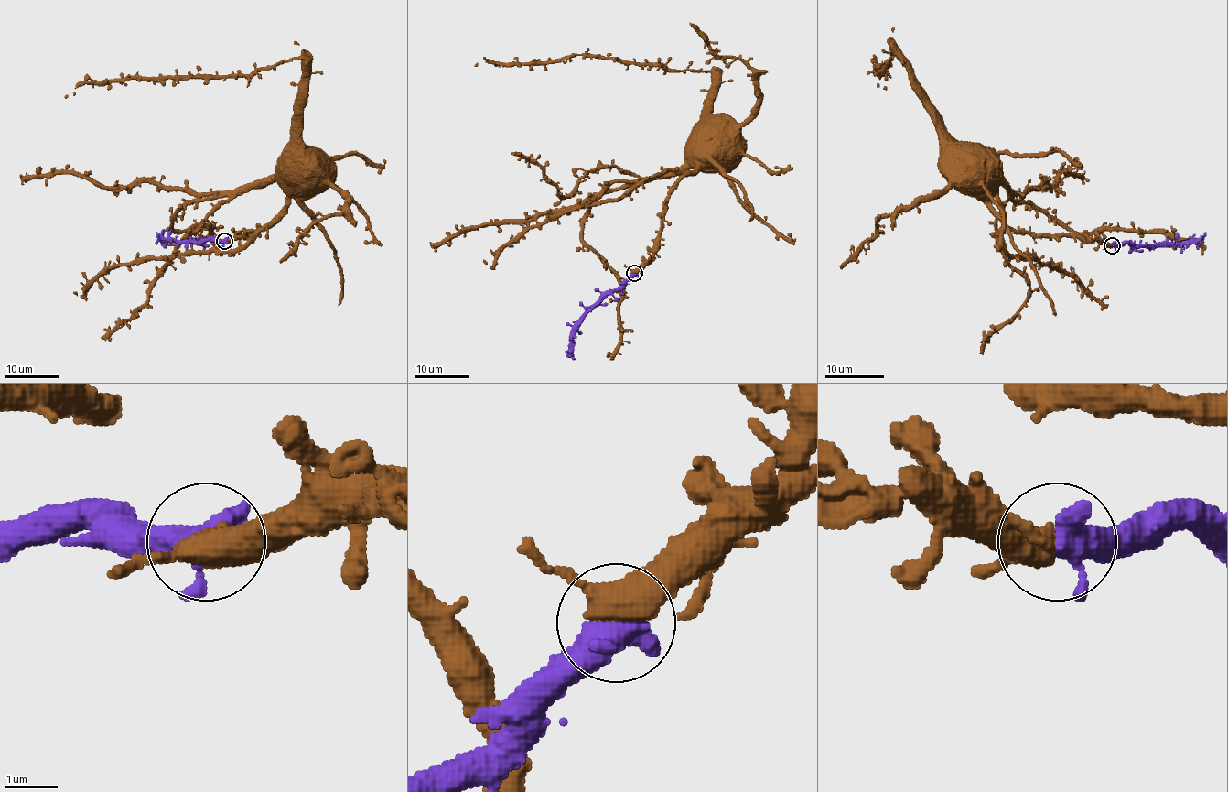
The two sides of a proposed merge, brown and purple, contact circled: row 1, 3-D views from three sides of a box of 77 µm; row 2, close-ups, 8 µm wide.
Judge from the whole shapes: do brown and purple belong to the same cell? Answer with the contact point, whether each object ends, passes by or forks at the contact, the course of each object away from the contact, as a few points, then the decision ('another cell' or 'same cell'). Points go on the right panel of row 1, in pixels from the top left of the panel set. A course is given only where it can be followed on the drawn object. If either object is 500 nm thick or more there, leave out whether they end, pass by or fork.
at (1112, 245); brown passes by; purple passes by; brown runs (1111, 244), (1074, 235), (1015, 233), (1006, 224), (997, 199), (993, 194), (969, 191), (958, 178), (958, 170); purple runs (1113, 244), (1197, 242), (1206, 233); same cell

